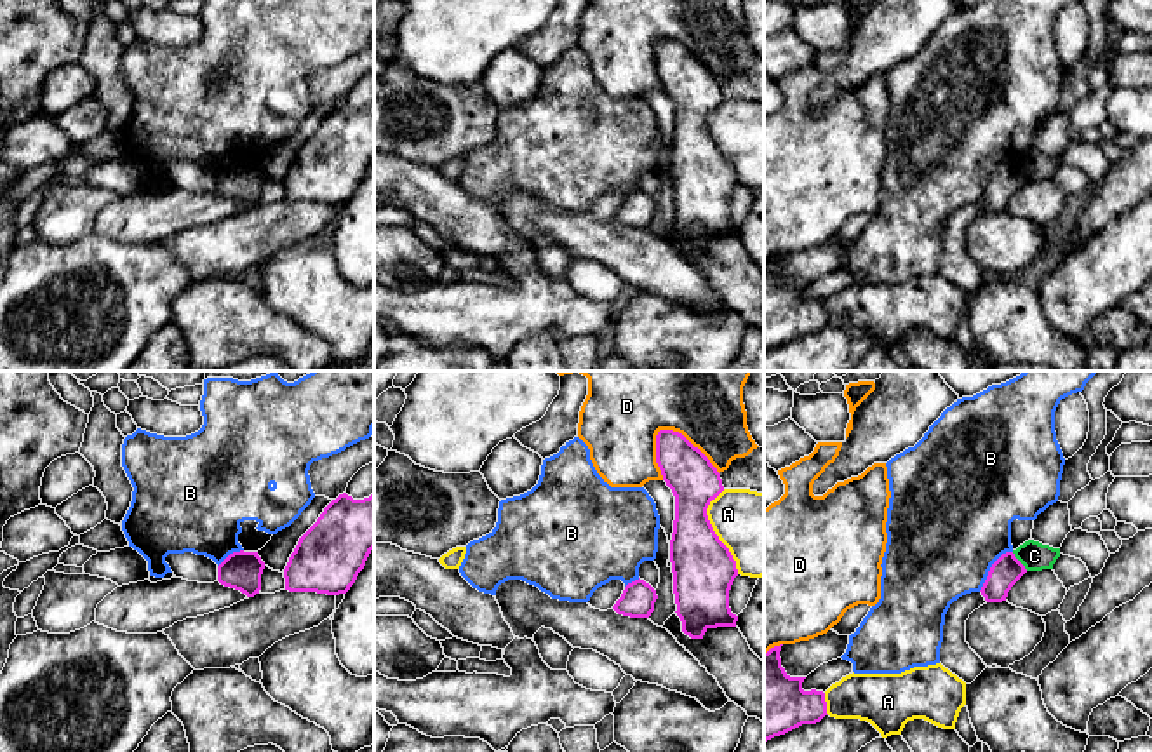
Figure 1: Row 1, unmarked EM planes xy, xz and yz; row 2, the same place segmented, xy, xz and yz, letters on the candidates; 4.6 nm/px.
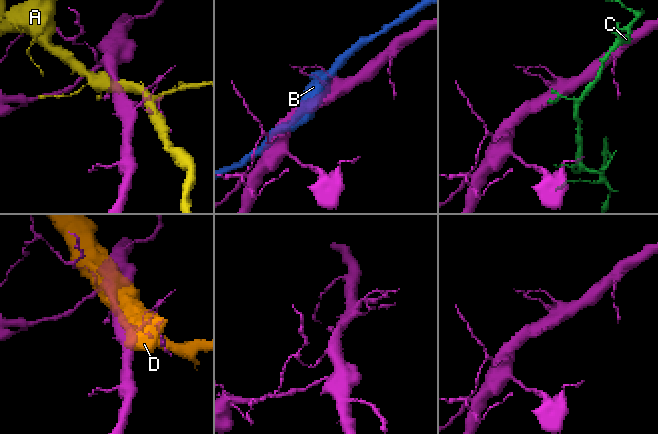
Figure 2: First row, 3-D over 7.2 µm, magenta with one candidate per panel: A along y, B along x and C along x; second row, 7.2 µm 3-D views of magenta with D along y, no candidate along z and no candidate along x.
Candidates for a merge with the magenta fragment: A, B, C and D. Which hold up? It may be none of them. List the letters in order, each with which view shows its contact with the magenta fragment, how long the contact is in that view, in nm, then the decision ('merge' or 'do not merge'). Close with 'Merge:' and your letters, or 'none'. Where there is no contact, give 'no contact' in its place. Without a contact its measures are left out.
A: meets magenta in xz; contact 400 nm long; do not merge
B: meets magenta in yz; contact 240 nm long; do not merge
C: meets magenta in yz; contact 120 nm long; do not merge
D: meets magenta in xz; contact 360 nm long; do not merge
Merge: none

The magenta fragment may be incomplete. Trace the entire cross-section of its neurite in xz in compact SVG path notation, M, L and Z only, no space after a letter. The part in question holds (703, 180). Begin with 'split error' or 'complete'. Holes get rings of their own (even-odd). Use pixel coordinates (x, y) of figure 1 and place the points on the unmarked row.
complete | M660 40L656 73L675 106L670 150L673 204L682 242L703 249L708 238L736 237L729 200L738 186L736 171L715 144L707 118L722 101L710 70L682 44Z

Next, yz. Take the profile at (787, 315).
complete | M781 256L764 263L764 352L802 334L816 334L827 324L823 301L804 301L806 287L790 287L781 277Z

